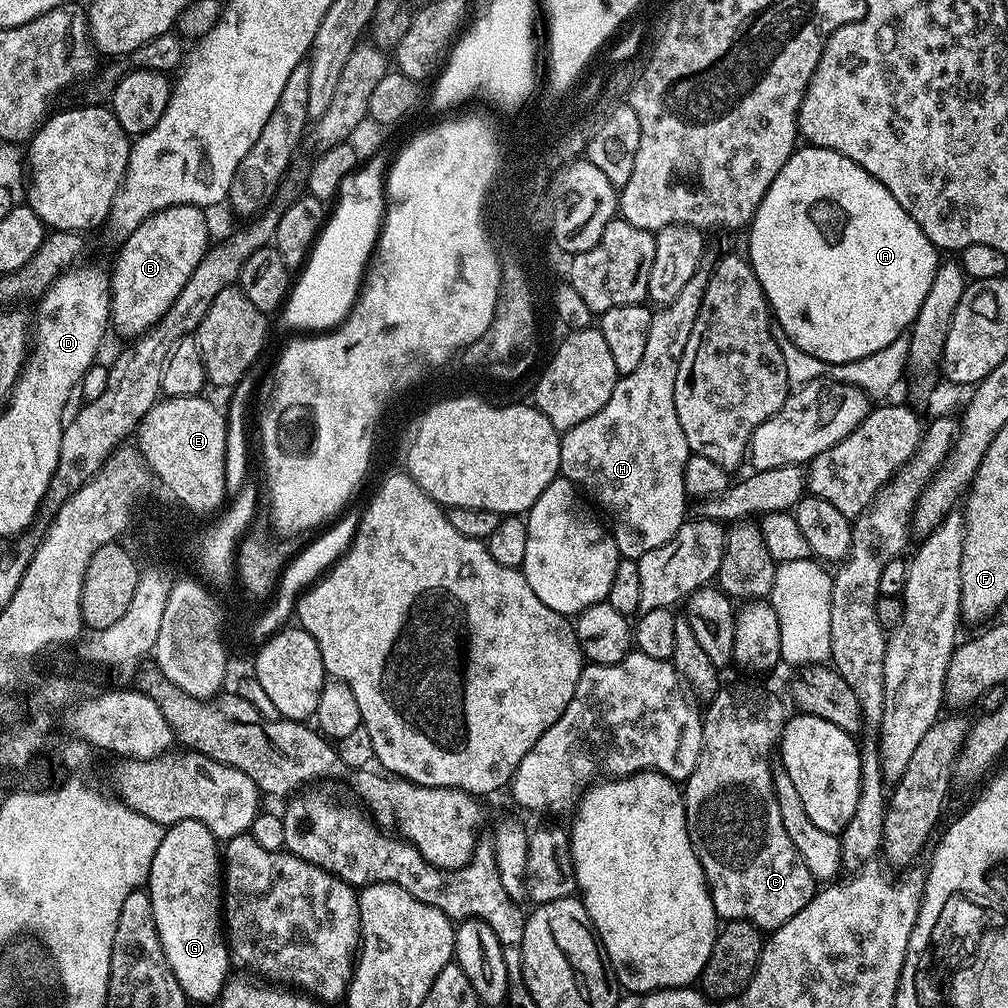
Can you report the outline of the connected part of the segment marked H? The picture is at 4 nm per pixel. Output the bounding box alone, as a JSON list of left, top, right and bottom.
[560,274,708,561]

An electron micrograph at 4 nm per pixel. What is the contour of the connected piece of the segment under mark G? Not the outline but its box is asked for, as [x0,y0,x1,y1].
[146,820,230,1002]

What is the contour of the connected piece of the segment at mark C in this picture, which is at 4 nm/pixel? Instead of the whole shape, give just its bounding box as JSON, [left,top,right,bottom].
[682,684,818,930]

